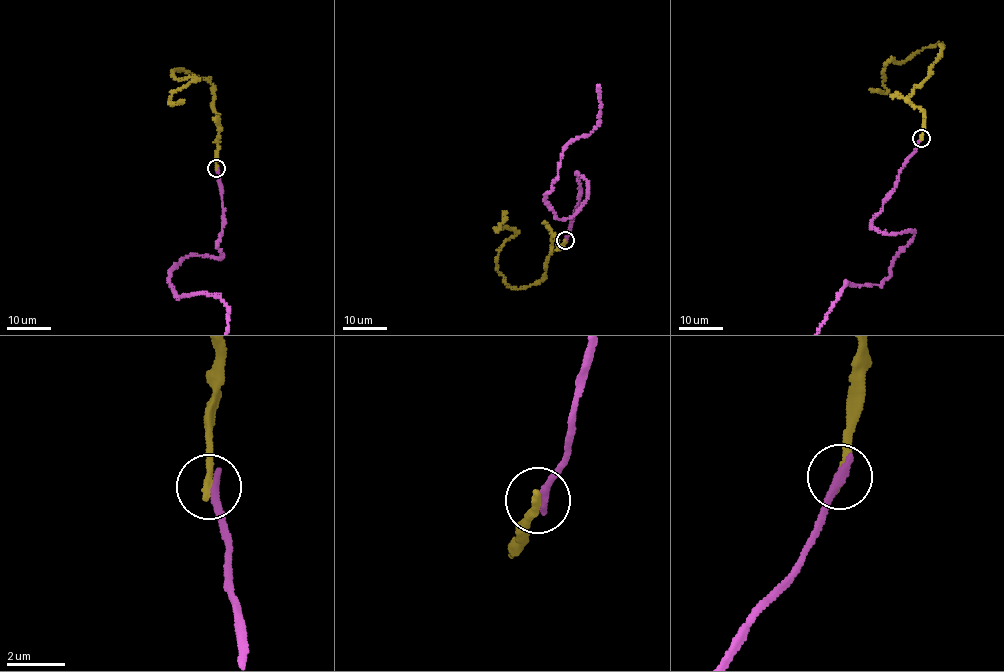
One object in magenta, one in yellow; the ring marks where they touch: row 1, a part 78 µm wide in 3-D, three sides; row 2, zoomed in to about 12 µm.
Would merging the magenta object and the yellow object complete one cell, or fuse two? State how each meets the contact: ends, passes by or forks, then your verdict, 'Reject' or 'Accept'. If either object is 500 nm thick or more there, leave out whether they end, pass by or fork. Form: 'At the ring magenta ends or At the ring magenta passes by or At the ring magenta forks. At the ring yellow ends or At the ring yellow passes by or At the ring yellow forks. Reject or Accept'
At the ring magenta ends. At the ring yellow ends. Reject

